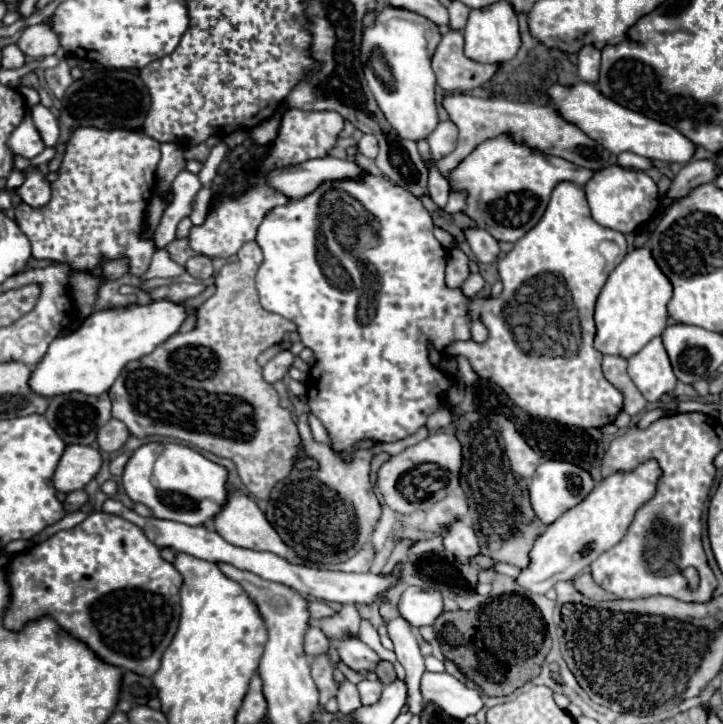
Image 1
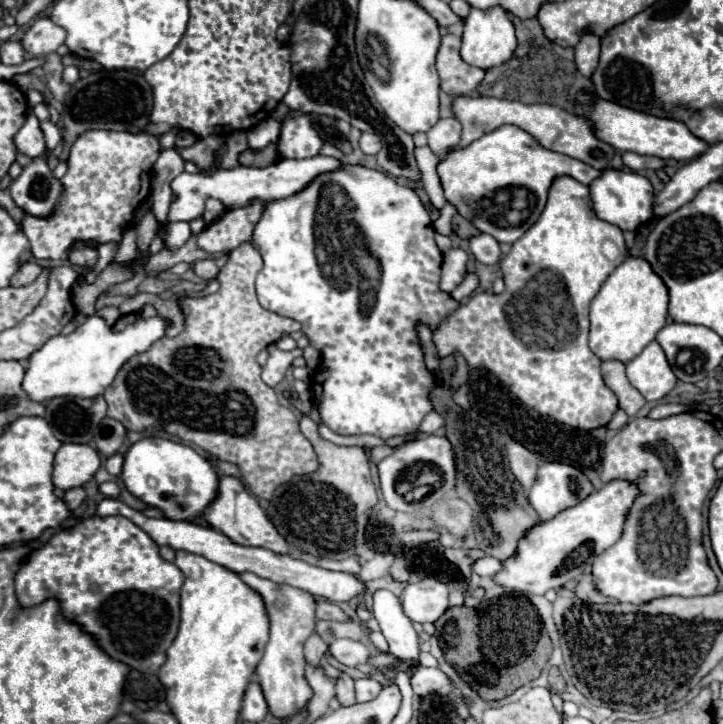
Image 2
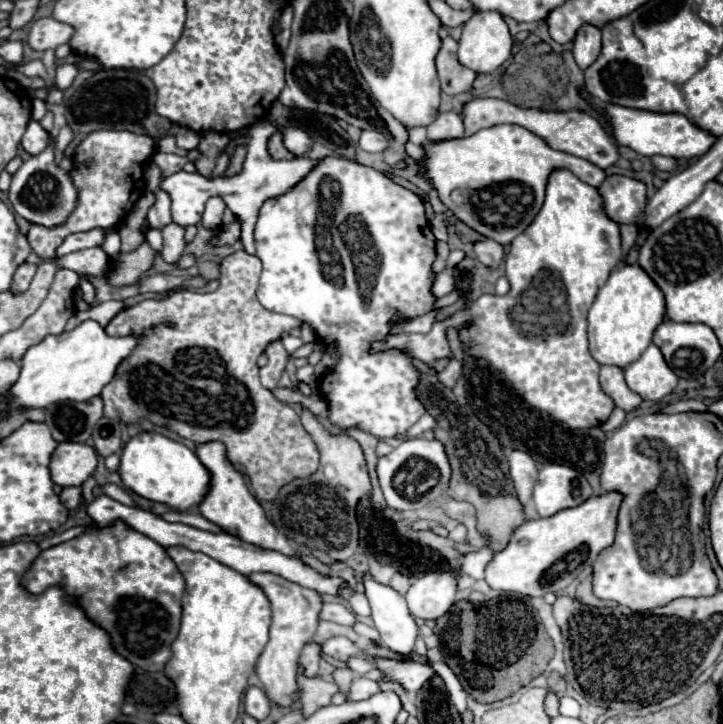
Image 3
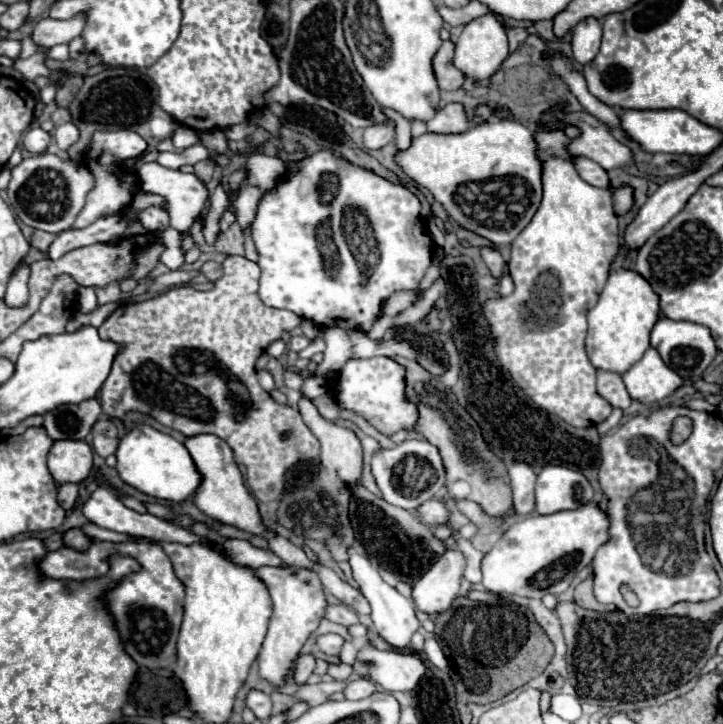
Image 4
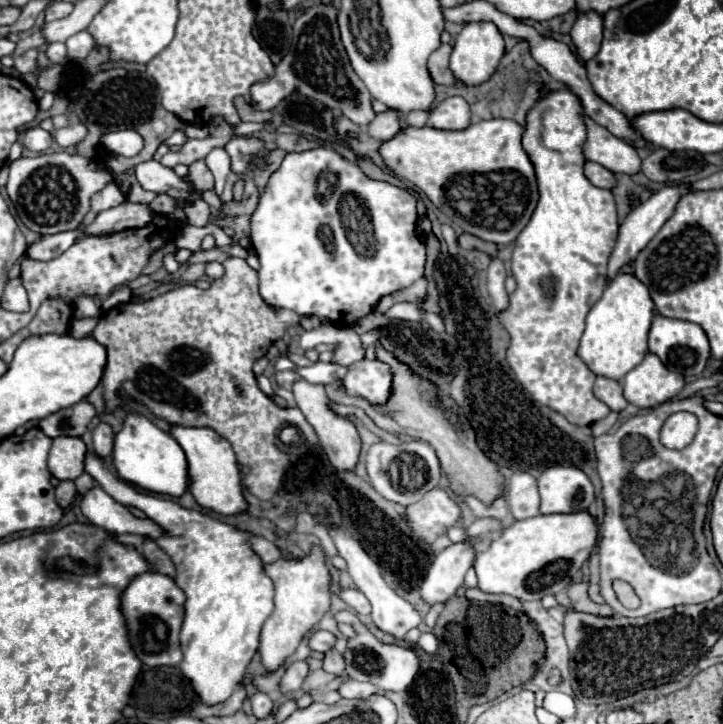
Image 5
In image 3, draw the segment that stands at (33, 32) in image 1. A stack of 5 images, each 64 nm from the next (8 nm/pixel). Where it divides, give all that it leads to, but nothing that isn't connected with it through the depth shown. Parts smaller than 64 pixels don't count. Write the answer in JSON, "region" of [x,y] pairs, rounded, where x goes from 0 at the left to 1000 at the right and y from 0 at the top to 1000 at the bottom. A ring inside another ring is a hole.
{"region":[[[55,25],[44,30],[36,61],[50,72],[77,69],[83,61],[91,61],[100,47],[102,41],[94,33],[86,33],[75,25]]]}

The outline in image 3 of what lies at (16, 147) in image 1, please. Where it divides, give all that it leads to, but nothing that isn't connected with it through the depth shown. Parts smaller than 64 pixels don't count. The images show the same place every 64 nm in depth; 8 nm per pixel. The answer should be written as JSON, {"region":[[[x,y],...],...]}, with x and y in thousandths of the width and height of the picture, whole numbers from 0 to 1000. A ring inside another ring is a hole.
{"region":[[[41,166],[39,174],[36,174],[36,182],[28,193],[30,204],[39,210],[39,213],[55,213],[64,202],[66,202],[66,182],[55,174],[55,169],[50,166]]]}

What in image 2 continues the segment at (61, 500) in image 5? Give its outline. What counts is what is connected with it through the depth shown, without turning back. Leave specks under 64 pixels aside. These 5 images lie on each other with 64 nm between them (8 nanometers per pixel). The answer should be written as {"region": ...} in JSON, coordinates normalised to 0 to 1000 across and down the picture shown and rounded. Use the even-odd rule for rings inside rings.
{"region":[[[100,674],[100,677],[94,677],[94,680],[89,682],[89,693],[91,693],[91,699],[94,699],[97,704],[105,704],[116,691],[119,691],[116,674]]]}

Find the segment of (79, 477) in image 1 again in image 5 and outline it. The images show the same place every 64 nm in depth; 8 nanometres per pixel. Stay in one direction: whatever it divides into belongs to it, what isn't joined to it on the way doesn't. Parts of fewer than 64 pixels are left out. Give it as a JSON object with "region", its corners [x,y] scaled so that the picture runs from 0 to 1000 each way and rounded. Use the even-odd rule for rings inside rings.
{"region":[[[80,602],[66,627],[66,649],[80,663],[105,663],[116,655],[116,635],[122,619],[113,605]]]}

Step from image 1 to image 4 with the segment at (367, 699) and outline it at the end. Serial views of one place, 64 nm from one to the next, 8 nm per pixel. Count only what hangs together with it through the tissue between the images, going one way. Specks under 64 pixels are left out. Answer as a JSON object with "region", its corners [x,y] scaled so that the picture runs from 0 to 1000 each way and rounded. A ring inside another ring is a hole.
{"region":[[[490,936],[479,945],[476,959],[481,967],[501,967],[509,964],[512,959],[517,959],[523,953],[523,948],[517,942],[512,942],[509,936]]]}

